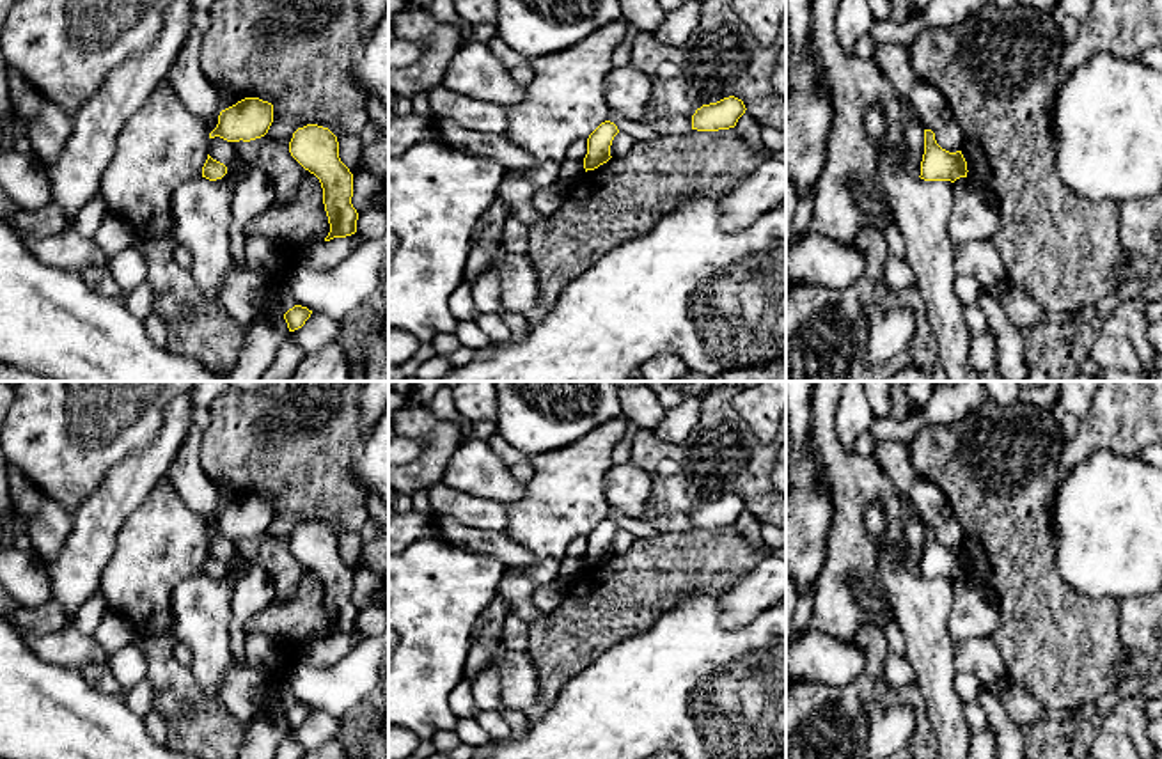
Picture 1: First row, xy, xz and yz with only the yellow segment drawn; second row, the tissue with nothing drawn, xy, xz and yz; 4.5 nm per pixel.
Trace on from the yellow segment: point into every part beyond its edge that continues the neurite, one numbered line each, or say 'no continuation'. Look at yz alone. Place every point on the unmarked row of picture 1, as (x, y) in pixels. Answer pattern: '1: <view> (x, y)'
no continuation

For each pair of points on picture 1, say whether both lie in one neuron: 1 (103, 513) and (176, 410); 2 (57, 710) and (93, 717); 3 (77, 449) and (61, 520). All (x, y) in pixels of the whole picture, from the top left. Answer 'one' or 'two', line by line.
1: one
2: one
3: two

